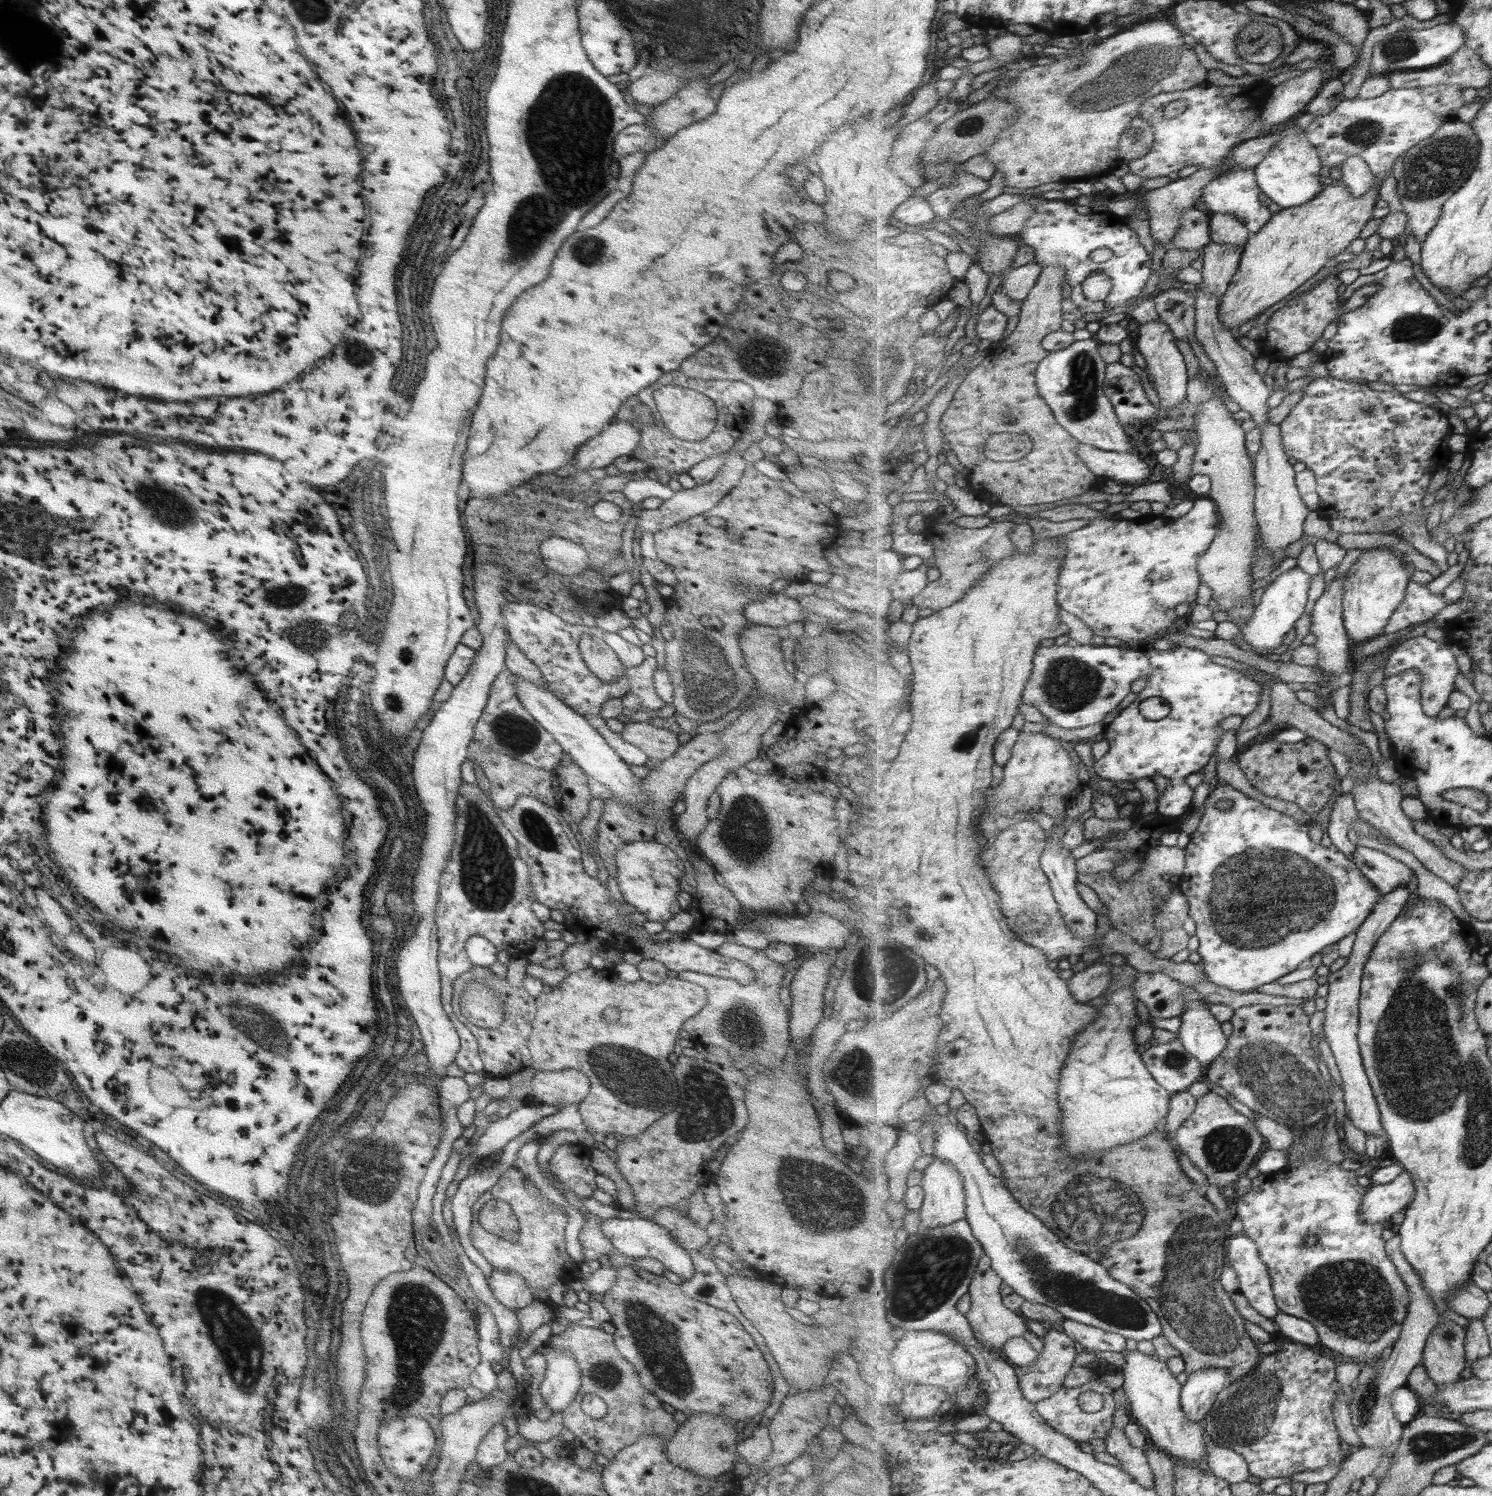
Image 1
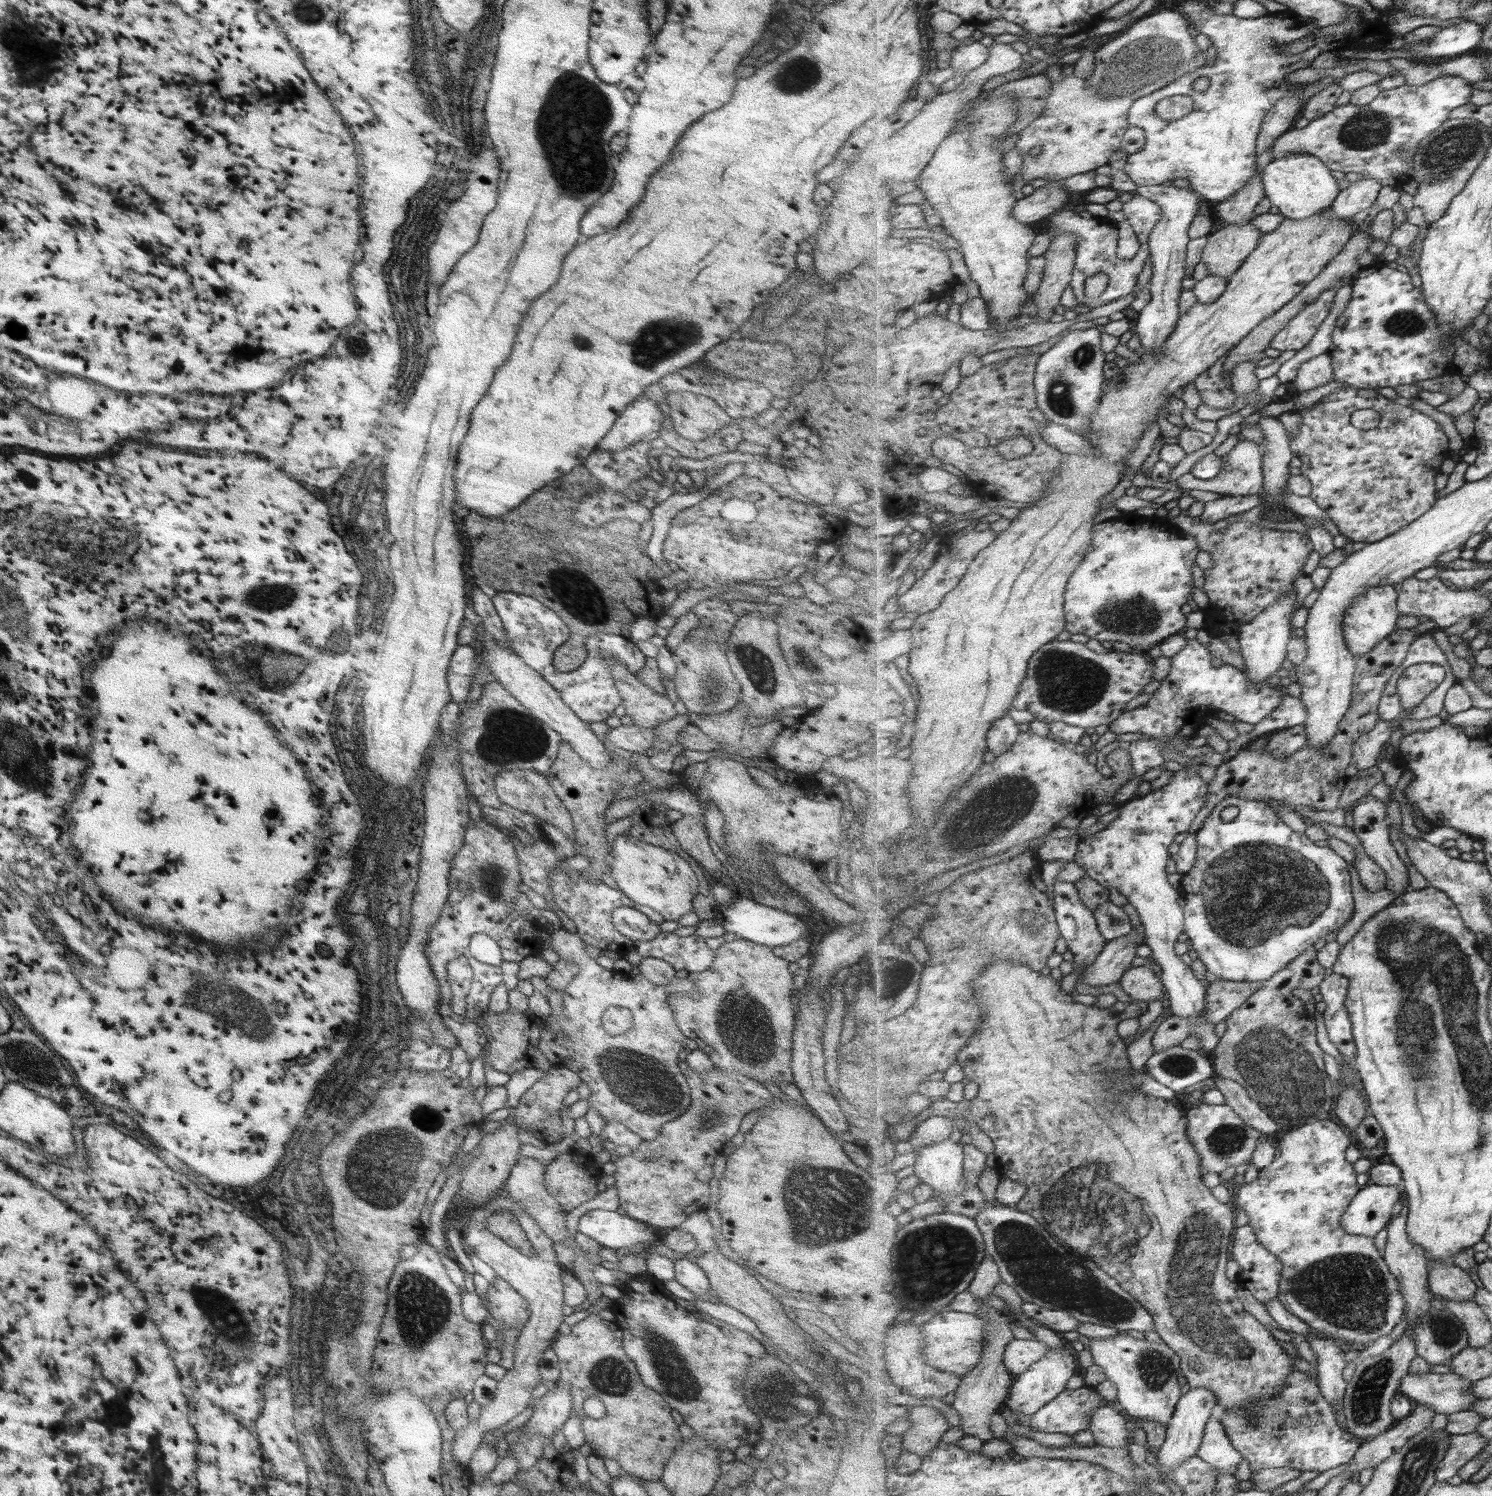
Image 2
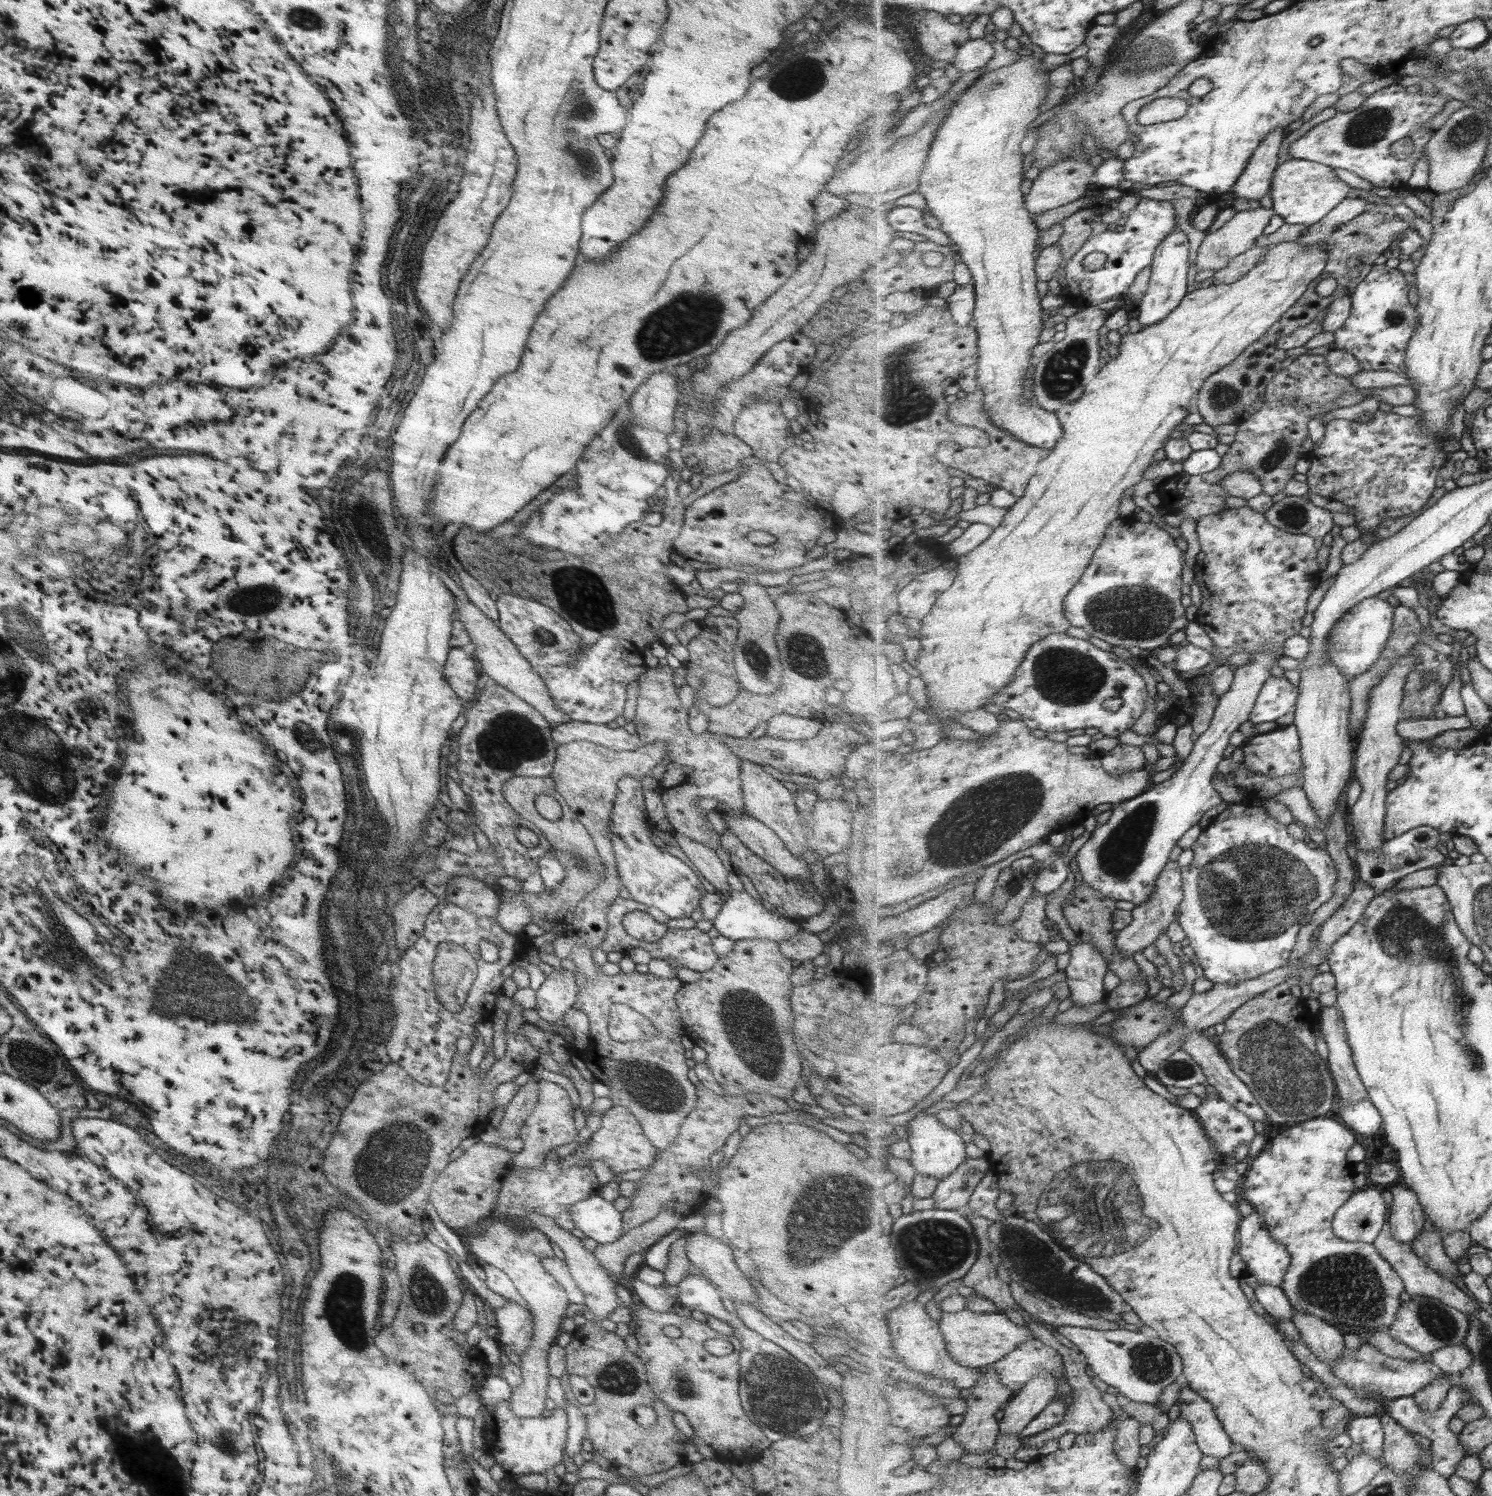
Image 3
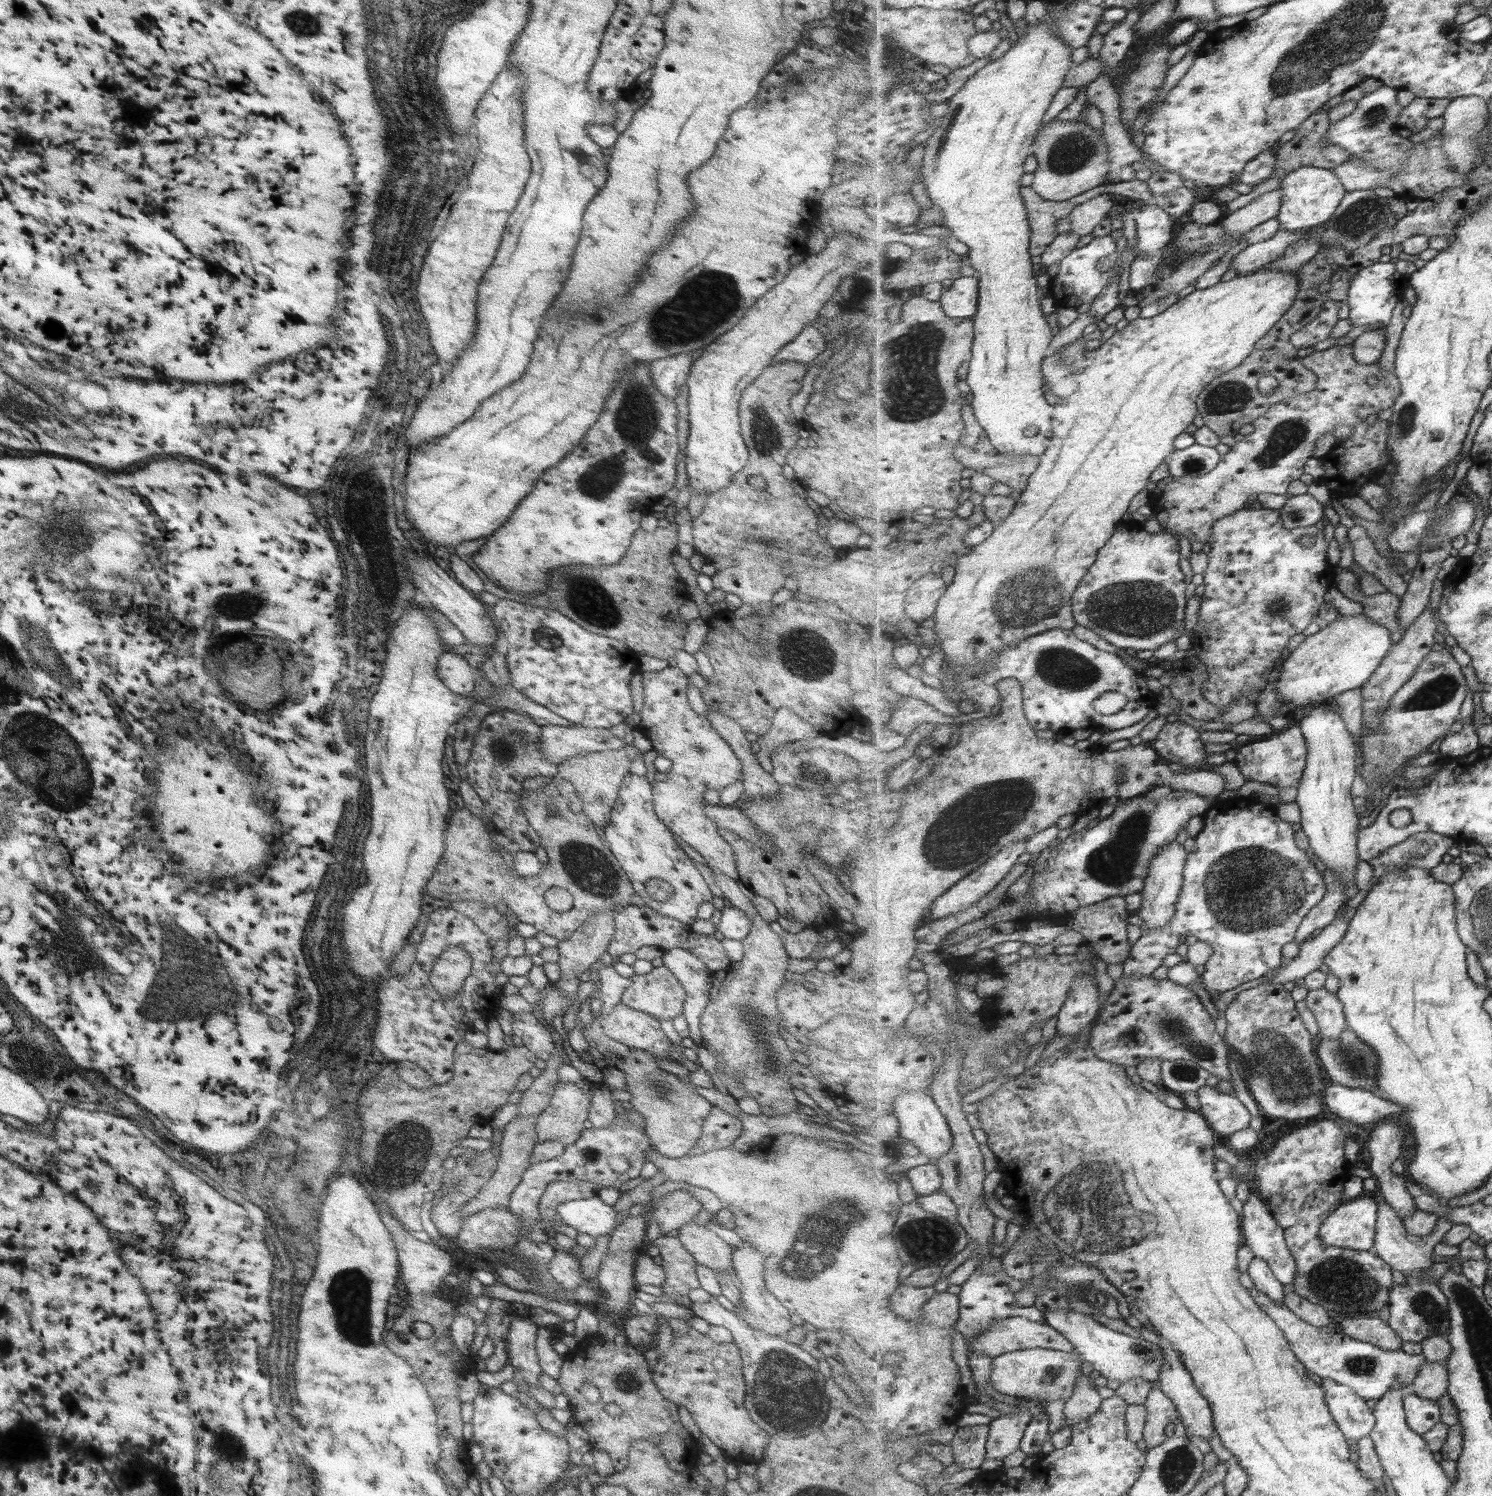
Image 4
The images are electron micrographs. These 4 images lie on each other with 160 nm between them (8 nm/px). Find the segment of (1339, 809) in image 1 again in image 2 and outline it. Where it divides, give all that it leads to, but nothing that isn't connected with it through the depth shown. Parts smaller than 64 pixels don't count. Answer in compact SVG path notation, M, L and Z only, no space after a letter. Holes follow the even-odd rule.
M1346 863L1345 865L1351 865L1347 867L1347 871L1351 874L1351 892L1353 892L1355 910L1350 921L1338 931L1337 940L1341 946L1345 946L1361 930L1367 920L1381 912L1384 905L1390 905L1398 897L1397 893L1388 888L1379 890L1379 892L1367 890L1353 864Z

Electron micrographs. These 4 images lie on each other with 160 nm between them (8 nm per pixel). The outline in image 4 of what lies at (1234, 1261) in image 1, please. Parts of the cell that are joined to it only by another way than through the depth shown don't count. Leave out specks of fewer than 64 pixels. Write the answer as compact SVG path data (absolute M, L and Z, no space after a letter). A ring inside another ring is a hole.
M1257 1190L1251 1193L1249 1198L1243 1202L1242 1228L1244 1230L1245 1243L1251 1248L1254 1256L1265 1259L1275 1276L1284 1285L1291 1285L1295 1282L1298 1264L1295 1255L1287 1244L1285 1229L1277 1222L1269 1204L1257 1194Z

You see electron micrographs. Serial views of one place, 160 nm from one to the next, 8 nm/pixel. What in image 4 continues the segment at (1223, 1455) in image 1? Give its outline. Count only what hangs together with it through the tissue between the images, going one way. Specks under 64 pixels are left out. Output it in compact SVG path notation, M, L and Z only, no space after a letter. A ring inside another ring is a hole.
M1151 1323L1147 1326L1152 1326L1152 1330L1158 1335L1159 1343L1165 1355L1165 1362L1162 1364L1159 1375L1160 1390L1175 1404L1176 1410L1179 1412L1179 1418L1185 1426L1185 1432L1200 1436L1208 1442L1209 1438L1213 1436L1213 1432L1216 1431L1210 1402L1199 1392L1197 1383L1183 1362L1182 1352L1178 1351L1169 1339L1163 1338L1162 1334L1157 1332L1157 1328Z

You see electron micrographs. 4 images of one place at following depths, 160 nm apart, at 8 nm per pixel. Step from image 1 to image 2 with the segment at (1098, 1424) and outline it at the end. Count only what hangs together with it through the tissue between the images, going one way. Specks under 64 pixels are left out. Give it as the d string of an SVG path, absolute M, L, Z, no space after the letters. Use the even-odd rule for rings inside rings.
M1093 1387L1067 1389L1036 1412L1030 1418L1030 1426L1035 1431L1062 1432L1072 1437L1089 1428L1092 1412L1103 1405L1112 1404Z

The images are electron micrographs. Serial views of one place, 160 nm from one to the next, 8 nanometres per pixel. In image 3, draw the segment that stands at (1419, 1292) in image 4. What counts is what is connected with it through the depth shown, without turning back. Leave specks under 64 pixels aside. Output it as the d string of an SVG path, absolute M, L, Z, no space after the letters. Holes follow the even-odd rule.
M1412 1296L1411 1300L1401 1304L1397 1320L1391 1326L1388 1326L1388 1333L1391 1334L1393 1339L1401 1341L1423 1354L1433 1354L1440 1348L1449 1345L1463 1345L1469 1327L1467 1314L1459 1309L1443 1304L1437 1298Z

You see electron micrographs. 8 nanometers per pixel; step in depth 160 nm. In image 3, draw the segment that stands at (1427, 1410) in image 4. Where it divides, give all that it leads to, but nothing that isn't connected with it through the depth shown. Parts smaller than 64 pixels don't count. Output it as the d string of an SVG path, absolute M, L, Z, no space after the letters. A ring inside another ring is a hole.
M1456 1384L1442 1403L1441 1408L1433 1412L1424 1411L1414 1396L1392 1399L1386 1404L1387 1408L1389 1408L1389 1414L1393 1415L1393 1418L1397 1419L1399 1424L1402 1424L1411 1432L1416 1432L1418 1437L1424 1436L1431 1440L1433 1452L1432 1464L1438 1473L1449 1477L1455 1474L1459 1462L1469 1455L1466 1448L1460 1443L1459 1435L1450 1429L1450 1422L1463 1405L1469 1405L1471 1402L1472 1398L1470 1398L1470 1394L1462 1386Z

